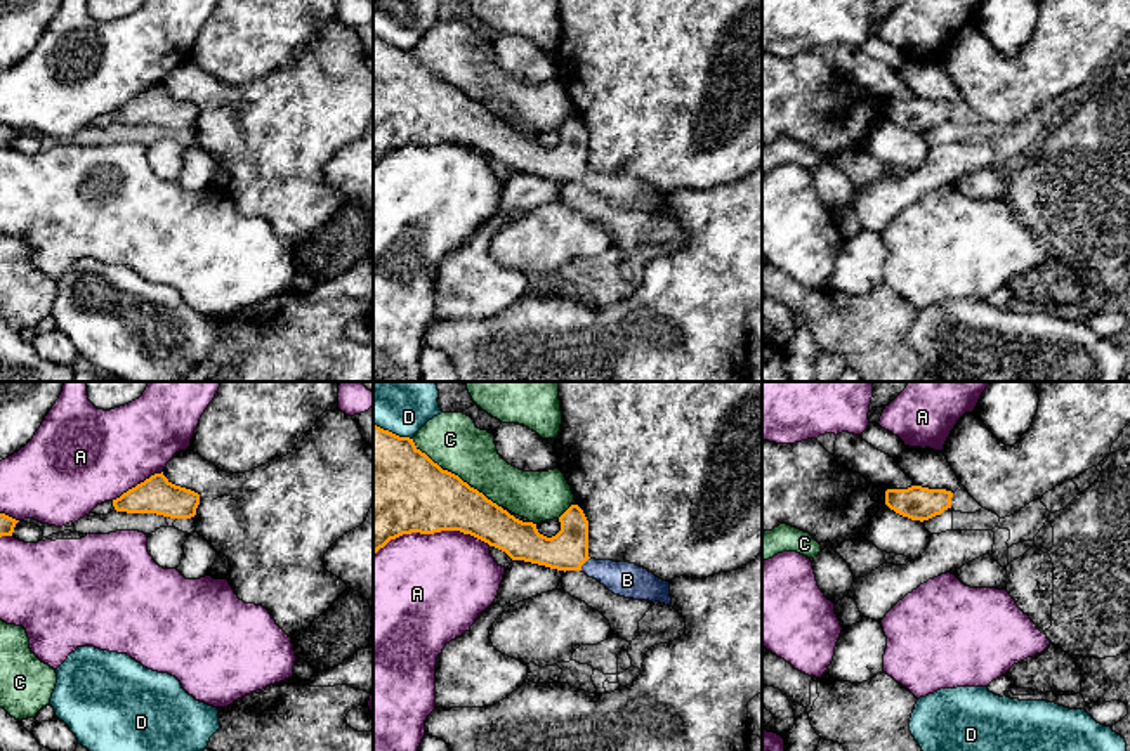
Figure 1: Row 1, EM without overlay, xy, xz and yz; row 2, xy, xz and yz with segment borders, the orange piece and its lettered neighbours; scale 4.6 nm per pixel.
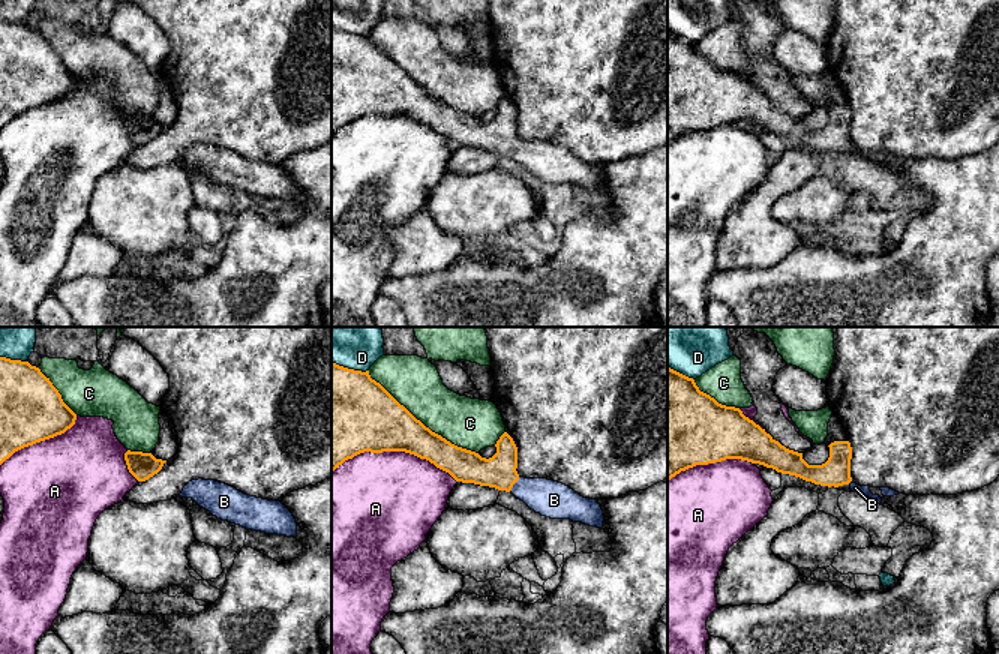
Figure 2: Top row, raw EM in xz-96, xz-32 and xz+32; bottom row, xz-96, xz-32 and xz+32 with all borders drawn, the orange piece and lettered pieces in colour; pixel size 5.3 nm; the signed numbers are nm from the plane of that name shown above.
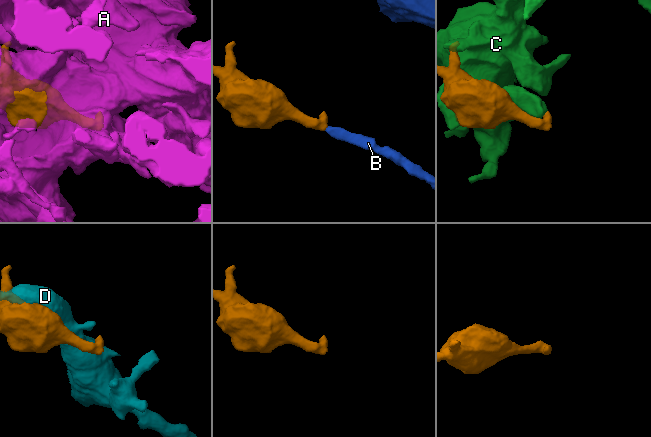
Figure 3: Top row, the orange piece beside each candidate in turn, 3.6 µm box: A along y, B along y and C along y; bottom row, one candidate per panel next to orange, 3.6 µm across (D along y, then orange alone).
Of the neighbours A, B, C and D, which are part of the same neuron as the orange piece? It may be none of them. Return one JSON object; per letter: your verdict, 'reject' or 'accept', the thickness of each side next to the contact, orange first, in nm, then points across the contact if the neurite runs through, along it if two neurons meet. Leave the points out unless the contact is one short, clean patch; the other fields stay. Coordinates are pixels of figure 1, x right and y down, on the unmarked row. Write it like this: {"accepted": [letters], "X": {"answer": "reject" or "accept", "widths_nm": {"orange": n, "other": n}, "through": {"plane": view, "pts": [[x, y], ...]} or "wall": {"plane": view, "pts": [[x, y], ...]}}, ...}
{"accepted": ["B"], "A": {"answer": "reject", "widths_nm": {"orange": 400, "other": 500}}, "B": {"answer": "accept", "widths_nm": {"orange": 190, "other": 160}, "through": {"plane": "xz", "pts": [[568, 162], [584, 174], [627, 191]]}}, "C": {"answer": "reject", "widths_nm": {"orange": 400, "other": 260}}, "D": {"answer": "reject", "widths_nm": {"orange": 500, "other": 220}}}

